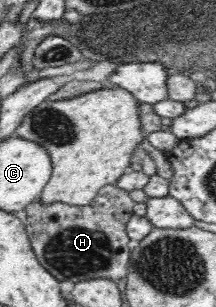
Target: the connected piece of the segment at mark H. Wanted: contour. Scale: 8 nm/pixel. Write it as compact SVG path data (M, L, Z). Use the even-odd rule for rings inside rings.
M116 184L103 186L96 197L88 205L69 205L61 201L53 204L42 204L40 197L25 206L26 231L30 245L37 260L45 270L49 271L57 280L69 280L73 284L83 279L109 278L119 282L127 276L130 264L129 235L126 224L133 212L136 202L131 199L129 191Z

